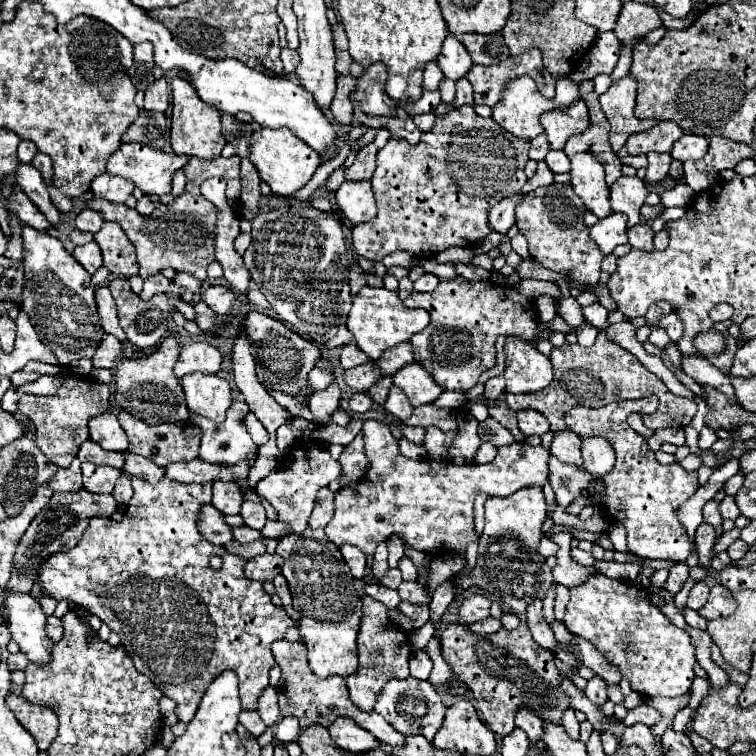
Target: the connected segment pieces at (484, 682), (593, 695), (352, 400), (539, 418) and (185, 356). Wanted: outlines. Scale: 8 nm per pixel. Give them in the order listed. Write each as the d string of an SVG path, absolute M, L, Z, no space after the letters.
M525 621L515 631L501 629L489 637L469 631L467 625L451 623L443 629L439 643L443 659L451 665L457 679L471 689L477 699L475 707L483 713L483 721L499 737L513 731L513 717L519 707L529 707L541 719L549 721L561 721L563 711L571 707L569 701L565 701L565 693L557 689L559 671L555 667L553 653L541 649L533 641Z
M593 677L593 679L589 679L587 681L587 687L585 687L585 695L593 701L593 703L597 703L597 705L603 705L605 701L607 701L607 685L605 685L605 681L601 679L601 677Z
M365 391L353 393L353 395L349 397L347 405L349 405L349 409L351 409L353 413L367 413L367 411L373 409L373 401L371 401L371 397L369 397Z
M531 409L529 411L519 411L517 421L519 421L519 429L525 437L543 435L543 433L549 431L549 423L539 411L531 411Z
M203 341L189 343L189 345L181 347L181 355L179 355L179 361L175 365L175 375L183 377L183 375L193 373L193 371L217 373L221 361L223 361L223 357L221 357L219 349L215 349L213 345L203 343Z

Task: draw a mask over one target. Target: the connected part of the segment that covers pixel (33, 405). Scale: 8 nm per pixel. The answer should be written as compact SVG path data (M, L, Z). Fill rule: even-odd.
M71 377L65 381L65 385L59 389L57 395L51 397L37 397L33 394L24 394L19 399L19 413L31 417L35 421L35 437L39 449L45 453L49 461L53 461L59 467L69 467L71 461L77 457L77 451L83 441L89 439L89 419L105 413L109 409L111 391L107 385L97 383L91 377Z

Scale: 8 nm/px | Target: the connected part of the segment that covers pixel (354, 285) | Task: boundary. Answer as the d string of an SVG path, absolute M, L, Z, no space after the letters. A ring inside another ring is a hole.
M357 263L349 267L349 283L351 283L351 295L357 295L359 289L365 285L365 273Z

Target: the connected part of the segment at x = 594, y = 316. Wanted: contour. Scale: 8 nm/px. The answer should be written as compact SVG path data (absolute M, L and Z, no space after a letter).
M601 303L587 305L585 307L585 319L587 319L587 323L591 323L597 329L607 329L609 327L609 323L607 323L607 309Z

